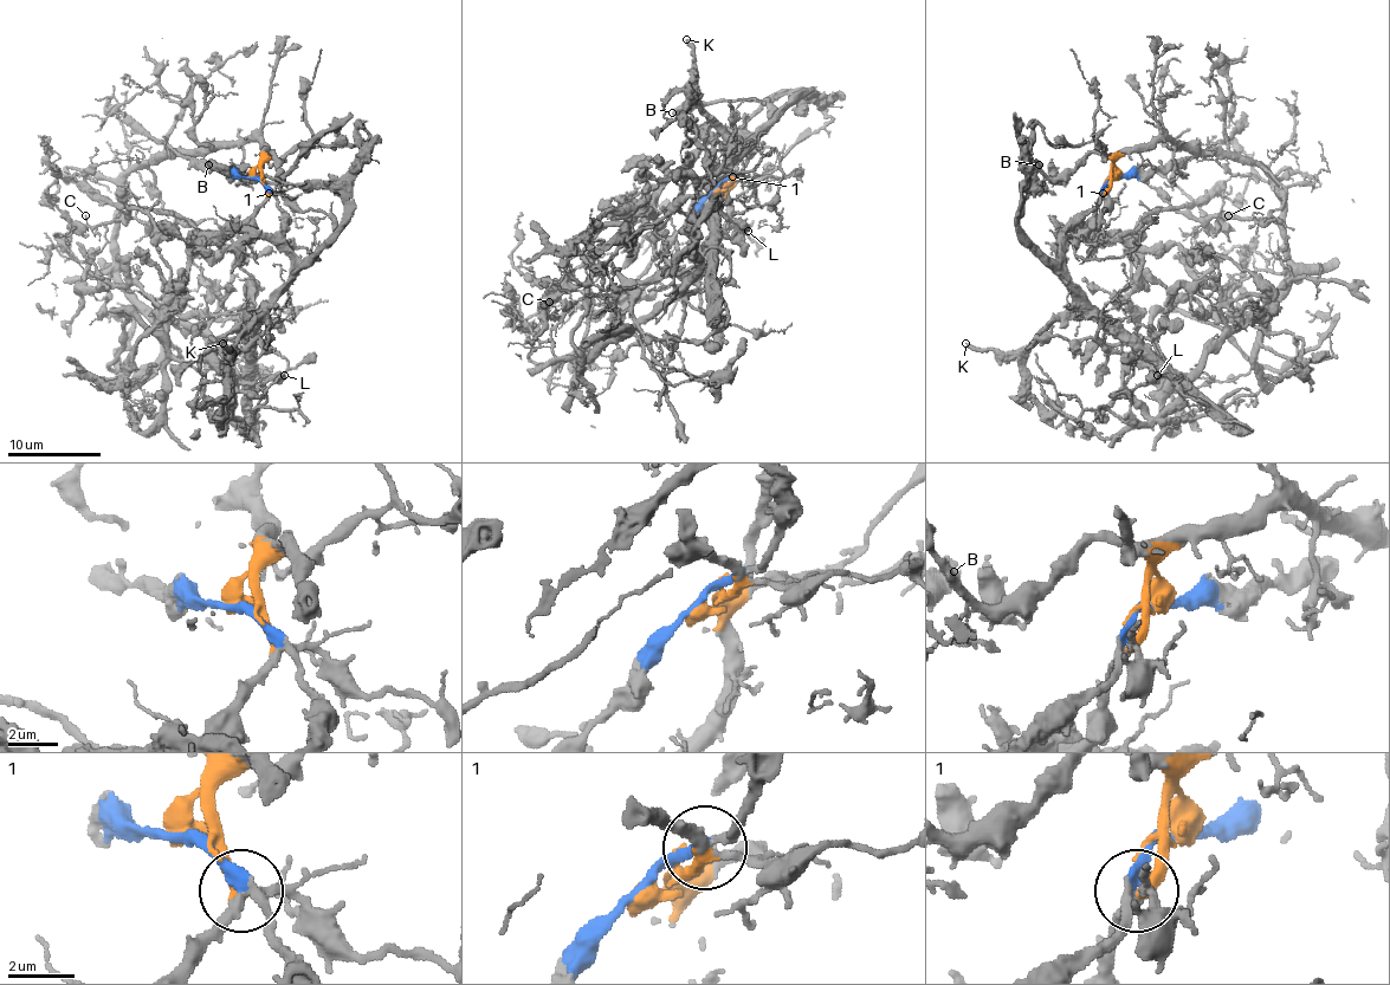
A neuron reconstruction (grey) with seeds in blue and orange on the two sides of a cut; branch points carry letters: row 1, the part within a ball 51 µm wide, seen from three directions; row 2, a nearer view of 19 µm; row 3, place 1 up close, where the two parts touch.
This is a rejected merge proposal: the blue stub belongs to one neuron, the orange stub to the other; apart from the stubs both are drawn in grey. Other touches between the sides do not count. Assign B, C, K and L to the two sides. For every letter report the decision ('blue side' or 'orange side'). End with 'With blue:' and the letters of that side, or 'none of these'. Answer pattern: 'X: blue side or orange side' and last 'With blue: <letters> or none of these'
B: blue side
C: orange side
K: blue side
L: orange side
With blue: B, K

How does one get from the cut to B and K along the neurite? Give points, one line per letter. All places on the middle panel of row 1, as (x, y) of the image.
B: (716, 189), (741, 173), (748, 136), (801, 92), (808, 95), (783, 109), (755, 99), (694, 102), (671, 112)
K: (716, 189), (725, 177), (741, 173), (748, 138), (755, 138), (734, 146), (699, 99), (692, 46), (685, 39)

